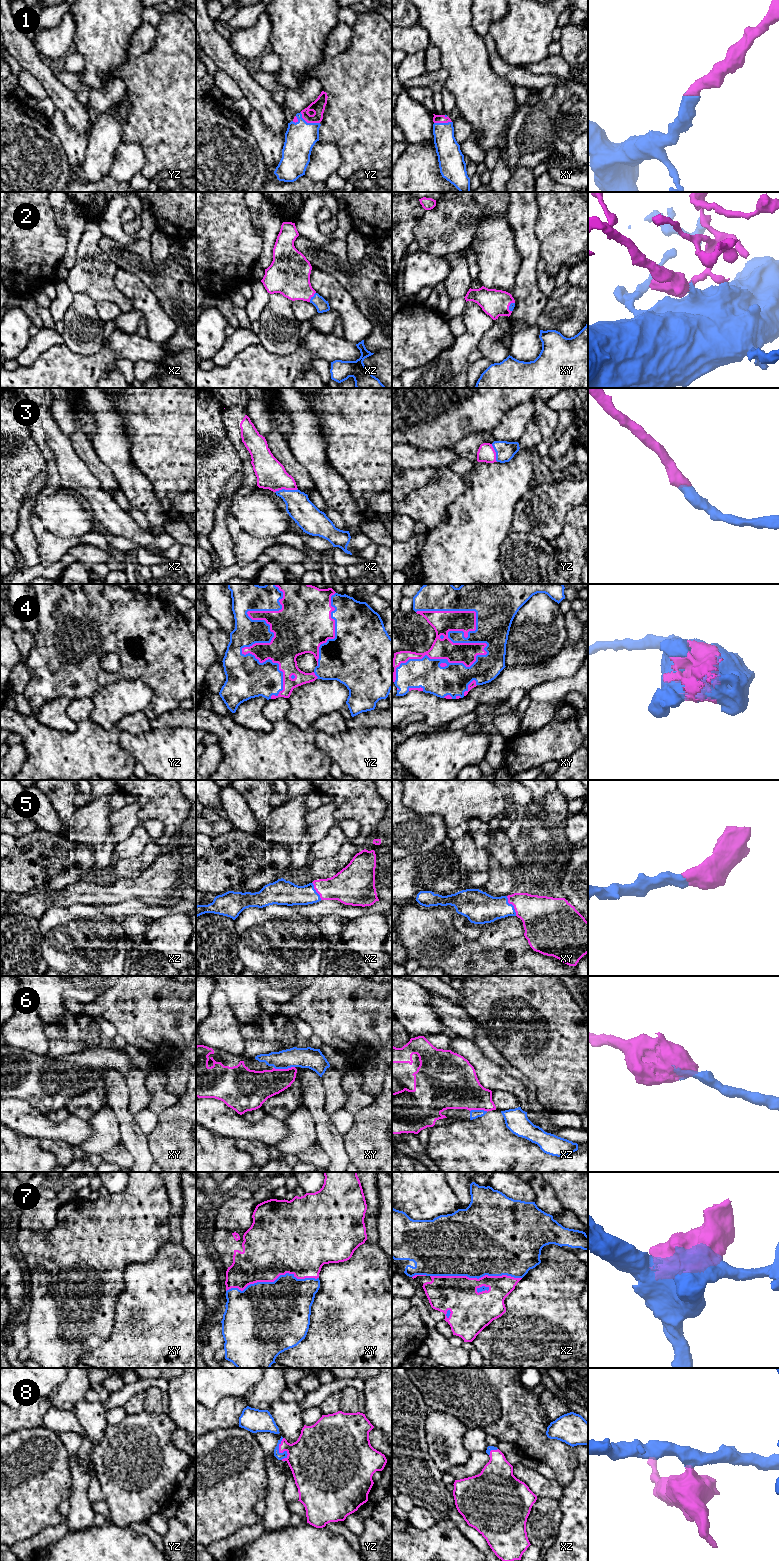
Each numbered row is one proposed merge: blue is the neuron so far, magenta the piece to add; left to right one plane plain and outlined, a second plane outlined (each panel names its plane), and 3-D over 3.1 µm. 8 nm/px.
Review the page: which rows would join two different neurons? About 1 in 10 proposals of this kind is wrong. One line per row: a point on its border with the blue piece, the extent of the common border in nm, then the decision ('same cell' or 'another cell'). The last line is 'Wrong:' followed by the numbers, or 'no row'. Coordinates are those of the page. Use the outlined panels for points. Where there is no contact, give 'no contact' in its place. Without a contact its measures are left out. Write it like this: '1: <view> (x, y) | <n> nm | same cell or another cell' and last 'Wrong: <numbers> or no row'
1: yz (308, 123) | 180 nm | same cell
2: xz (312, 297) | 90 nm | same cell
3: xz (286, 490) | 190 nm | same cell
4: xy (483, 655) | 850 nm | same cell
5: xy (512, 905) | 180 nm | same cell
6: xy (284, 1068) | 170 nm | same cell
7: xy (272, 1282) | 750 nm | same cell
8: yz (281, 1453) | 190 nm | same cell
Wrong: no row

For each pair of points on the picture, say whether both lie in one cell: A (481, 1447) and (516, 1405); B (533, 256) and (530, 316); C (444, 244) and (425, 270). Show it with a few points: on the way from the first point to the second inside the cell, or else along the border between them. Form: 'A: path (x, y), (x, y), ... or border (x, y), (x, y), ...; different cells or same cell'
A: border (467, 1427), (477, 1427), (486, 1433); different cells
B: path (528, 271), (529, 301); same cell
C: border (419, 248), (443, 257); different cells

